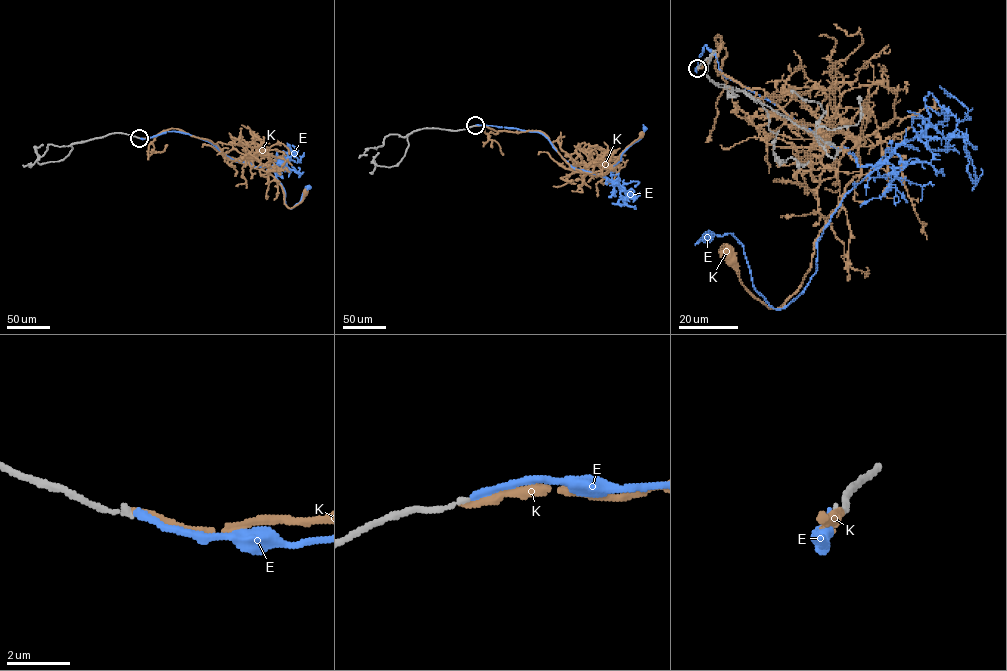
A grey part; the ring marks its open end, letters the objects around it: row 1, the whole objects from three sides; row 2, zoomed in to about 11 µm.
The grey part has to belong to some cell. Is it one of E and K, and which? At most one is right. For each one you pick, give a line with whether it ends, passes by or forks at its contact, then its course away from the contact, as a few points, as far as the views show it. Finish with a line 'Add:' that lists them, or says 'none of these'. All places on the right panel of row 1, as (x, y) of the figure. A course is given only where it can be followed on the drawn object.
E: it ends | via (697, 67), (705, 45), (726, 77), (859, 166), (883, 160), (781, 309), (755, 289), (742, 244), (708, 236)
Add: E

